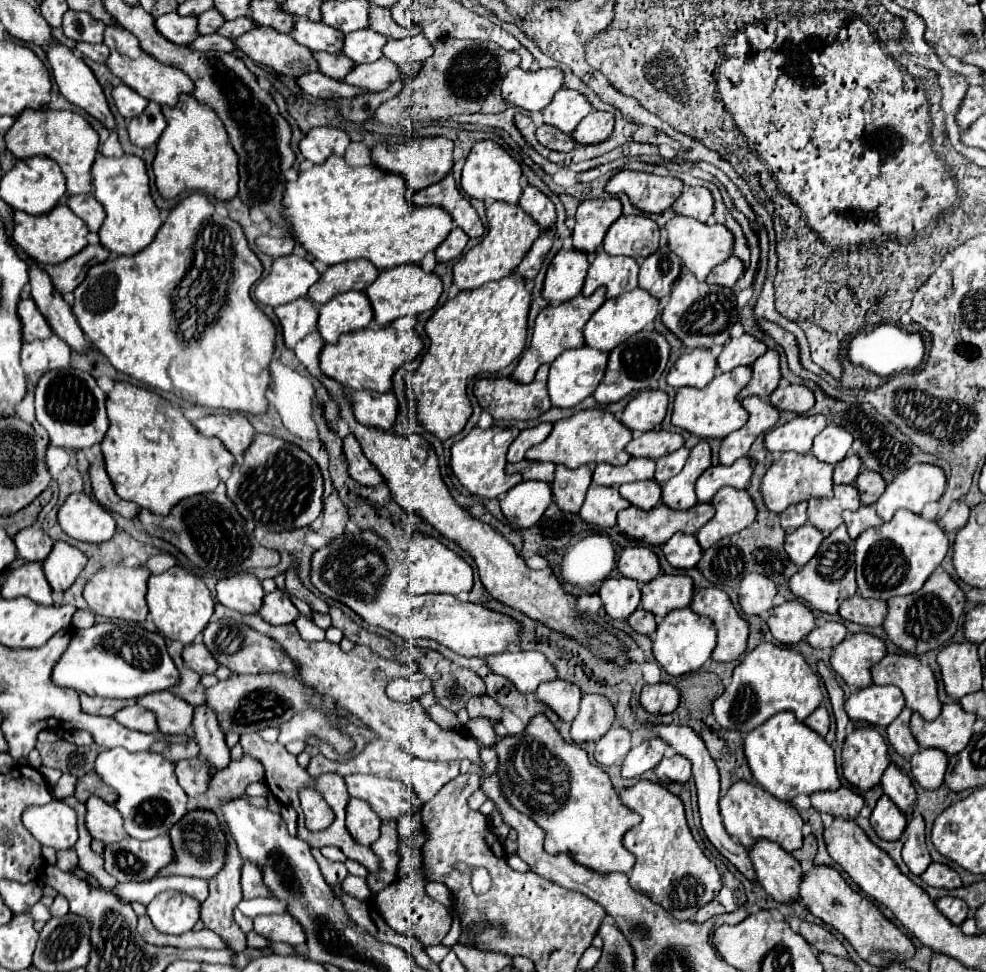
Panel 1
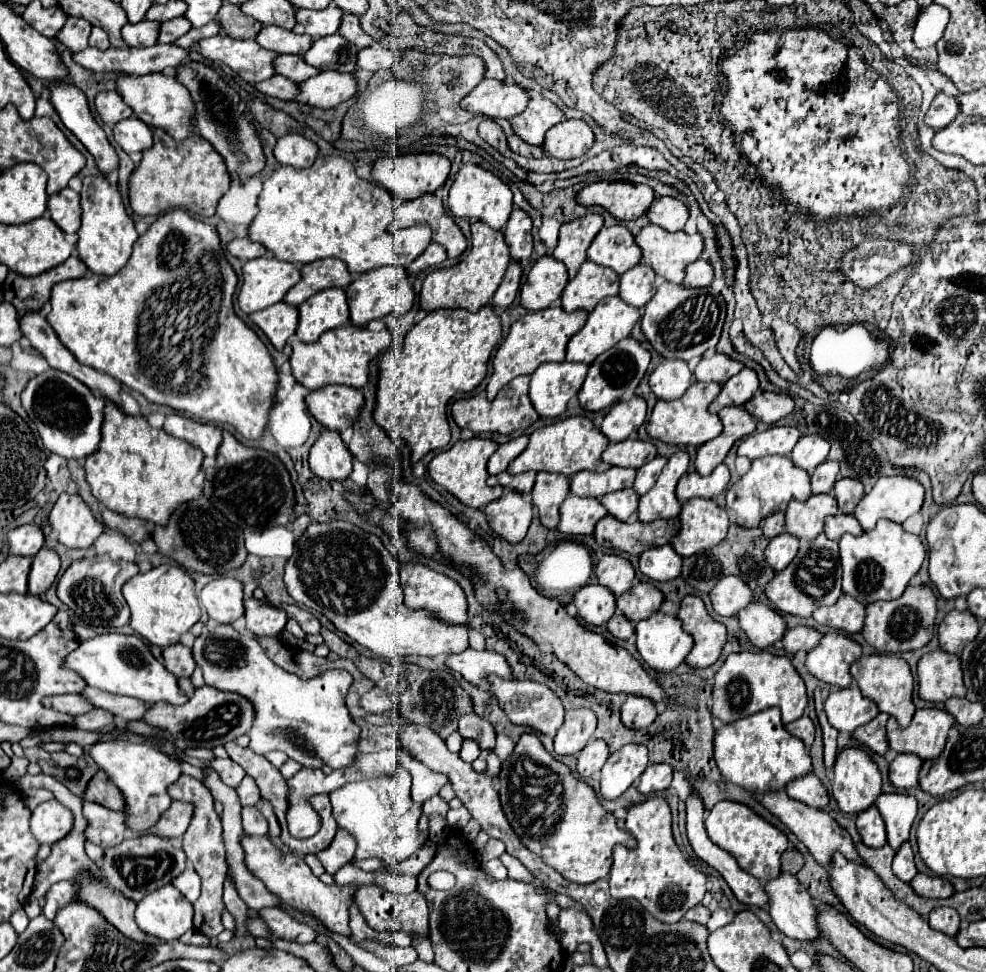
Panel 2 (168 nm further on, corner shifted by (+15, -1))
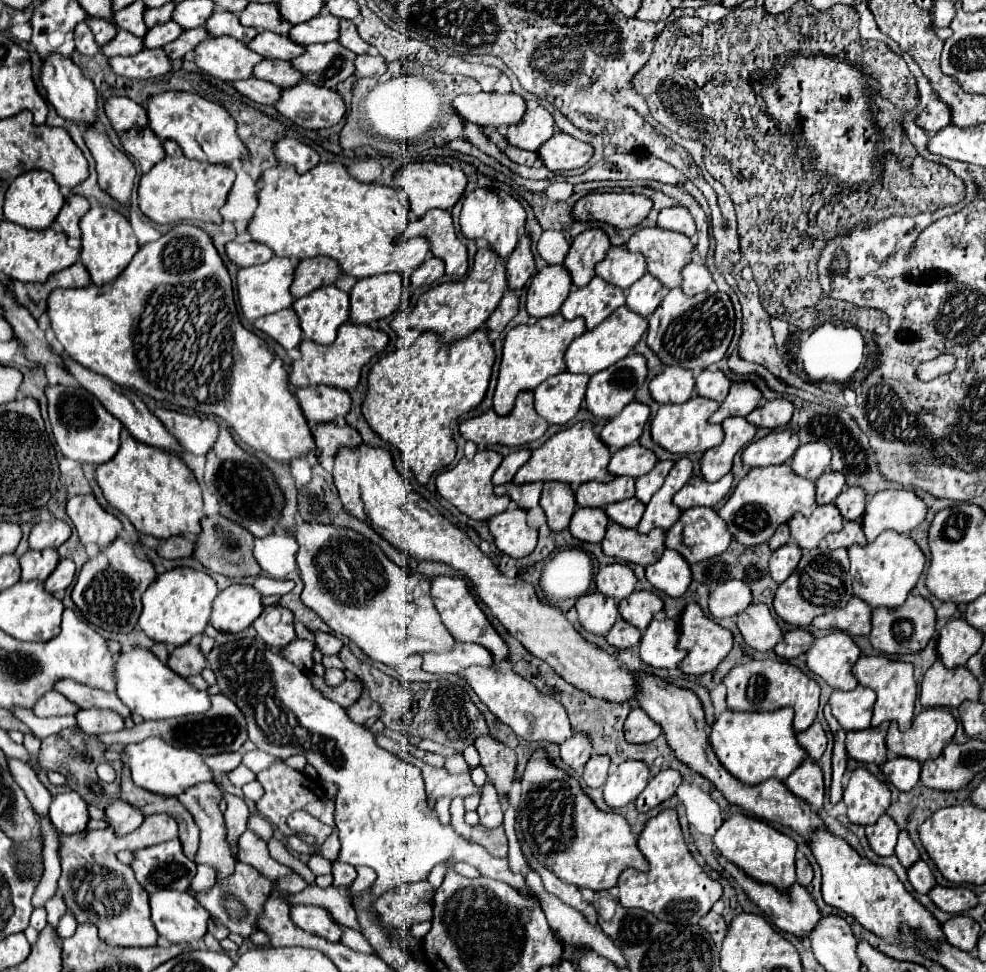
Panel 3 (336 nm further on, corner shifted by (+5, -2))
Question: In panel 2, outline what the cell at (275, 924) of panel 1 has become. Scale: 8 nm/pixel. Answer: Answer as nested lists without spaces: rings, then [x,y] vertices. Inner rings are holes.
[[[265,907],[259,911],[259,915],[267,921],[275,937],[297,941],[297,943],[313,943],[317,939],[317,931],[311,925],[297,921],[293,915],[289,915],[287,909]]]

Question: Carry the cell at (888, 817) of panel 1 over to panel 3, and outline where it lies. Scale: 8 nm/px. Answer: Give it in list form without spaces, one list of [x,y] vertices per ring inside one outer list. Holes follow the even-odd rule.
[[[883,814],[875,824],[867,826],[865,832],[867,832],[867,840],[869,840],[875,854],[891,856],[895,852],[899,826],[897,826],[897,822],[893,818]]]

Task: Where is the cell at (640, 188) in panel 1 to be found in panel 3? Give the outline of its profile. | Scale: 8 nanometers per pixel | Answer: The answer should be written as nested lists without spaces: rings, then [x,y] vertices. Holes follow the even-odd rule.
[[[589,192],[577,200],[573,216],[577,220],[599,220],[615,228],[639,226],[651,212],[653,202],[643,194]]]

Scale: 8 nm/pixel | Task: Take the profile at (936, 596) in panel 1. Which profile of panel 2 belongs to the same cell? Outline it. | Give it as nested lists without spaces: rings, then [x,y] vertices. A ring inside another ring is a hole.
[[[925,585],[909,587],[899,599],[895,601],[875,601],[867,605],[863,637],[865,641],[881,653],[903,653],[921,649],[929,643],[933,635],[933,623],[937,613],[937,599],[933,591]]]

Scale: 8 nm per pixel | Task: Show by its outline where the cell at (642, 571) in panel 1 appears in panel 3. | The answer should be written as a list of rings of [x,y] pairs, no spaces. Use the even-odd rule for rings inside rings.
[[[613,562],[599,570],[599,574],[595,576],[595,582],[597,582],[599,592],[603,592],[611,598],[623,600],[623,598],[631,596],[631,592],[635,590],[637,576],[625,562]]]

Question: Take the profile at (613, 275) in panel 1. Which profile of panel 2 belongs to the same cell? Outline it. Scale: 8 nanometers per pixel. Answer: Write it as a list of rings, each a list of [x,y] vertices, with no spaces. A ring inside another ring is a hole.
[[[585,261],[575,279],[567,283],[561,295],[561,307],[567,313],[577,309],[591,313],[601,299],[617,293],[619,293],[619,275],[613,269]]]

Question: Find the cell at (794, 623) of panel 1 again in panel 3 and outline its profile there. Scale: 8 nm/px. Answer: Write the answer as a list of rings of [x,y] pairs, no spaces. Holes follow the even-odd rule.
[[[751,604],[743,610],[737,616],[737,628],[745,642],[759,652],[773,650],[783,640],[783,632],[765,604]]]

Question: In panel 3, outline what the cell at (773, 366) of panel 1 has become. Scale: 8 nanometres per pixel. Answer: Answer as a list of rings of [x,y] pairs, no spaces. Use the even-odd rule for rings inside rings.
[[[749,380],[733,382],[729,396],[721,402],[719,410],[709,420],[721,424],[729,416],[747,416],[749,412],[753,412],[757,408],[759,400],[761,400],[761,392],[757,390],[757,386],[753,382],[749,382]]]

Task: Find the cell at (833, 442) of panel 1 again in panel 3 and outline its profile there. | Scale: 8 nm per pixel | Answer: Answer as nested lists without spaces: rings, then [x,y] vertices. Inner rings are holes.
[[[813,442],[797,448],[791,468],[795,474],[807,480],[817,480],[829,466],[829,462],[831,462],[831,448],[825,442]]]

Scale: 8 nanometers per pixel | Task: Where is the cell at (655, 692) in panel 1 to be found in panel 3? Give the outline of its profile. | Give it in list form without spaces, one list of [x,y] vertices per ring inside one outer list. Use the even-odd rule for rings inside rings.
[[[635,706],[627,720],[625,720],[625,738],[633,744],[643,744],[643,742],[651,742],[661,734],[659,724],[655,724],[643,710],[639,710],[639,706]]]

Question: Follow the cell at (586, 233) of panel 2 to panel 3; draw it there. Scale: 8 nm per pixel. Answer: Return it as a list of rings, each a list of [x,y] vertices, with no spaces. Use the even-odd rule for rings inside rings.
[[[589,228],[589,230],[585,230],[585,232],[581,232],[575,240],[573,240],[573,244],[571,244],[571,248],[569,248],[569,254],[565,256],[565,268],[569,270],[569,274],[571,274],[571,278],[573,278],[573,284],[575,286],[585,286],[587,282],[591,282],[591,278],[595,276],[595,262],[599,262],[599,260],[603,260],[603,254],[609,250],[609,236],[601,230],[601,228]]]

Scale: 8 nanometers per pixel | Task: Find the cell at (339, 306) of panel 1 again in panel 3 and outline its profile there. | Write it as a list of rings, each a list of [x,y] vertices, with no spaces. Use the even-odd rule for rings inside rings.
[[[323,286],[293,302],[301,322],[302,339],[331,344],[337,328],[349,320],[349,294],[337,286]]]

